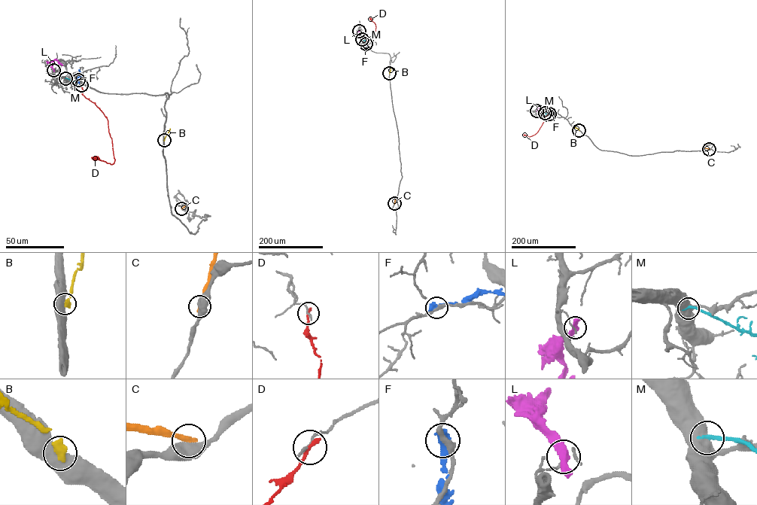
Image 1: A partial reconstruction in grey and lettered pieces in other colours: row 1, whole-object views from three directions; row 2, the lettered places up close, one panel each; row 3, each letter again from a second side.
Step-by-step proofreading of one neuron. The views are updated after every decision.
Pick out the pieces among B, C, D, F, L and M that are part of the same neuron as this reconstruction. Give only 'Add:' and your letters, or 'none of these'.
Add: none of these

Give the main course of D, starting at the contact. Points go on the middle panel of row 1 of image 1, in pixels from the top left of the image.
D: (366, 41), (375, 32), (375, 24), (369, 18)

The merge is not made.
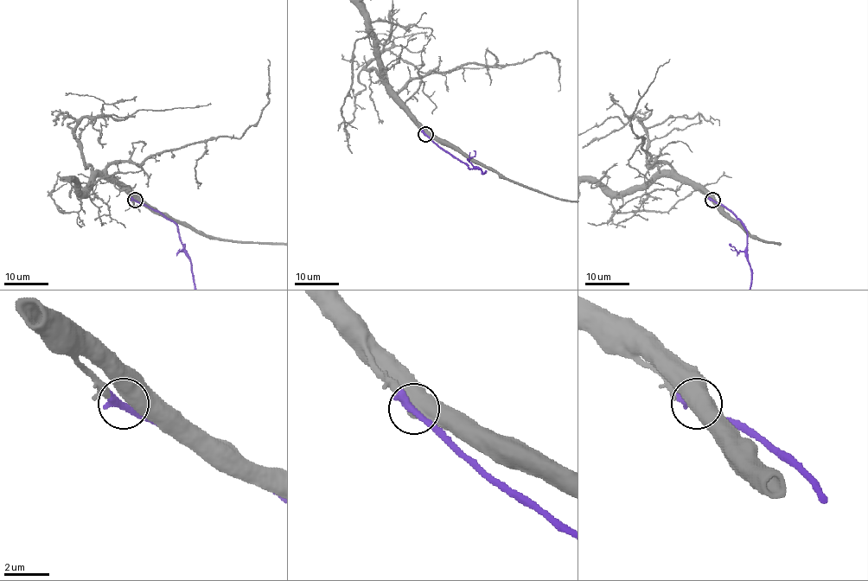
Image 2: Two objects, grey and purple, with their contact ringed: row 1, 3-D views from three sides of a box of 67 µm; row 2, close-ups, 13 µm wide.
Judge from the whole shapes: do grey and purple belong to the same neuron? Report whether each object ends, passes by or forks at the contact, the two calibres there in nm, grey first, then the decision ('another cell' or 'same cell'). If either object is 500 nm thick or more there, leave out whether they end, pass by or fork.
600 nm thick on the grey side, 460 nm on the other; same cell

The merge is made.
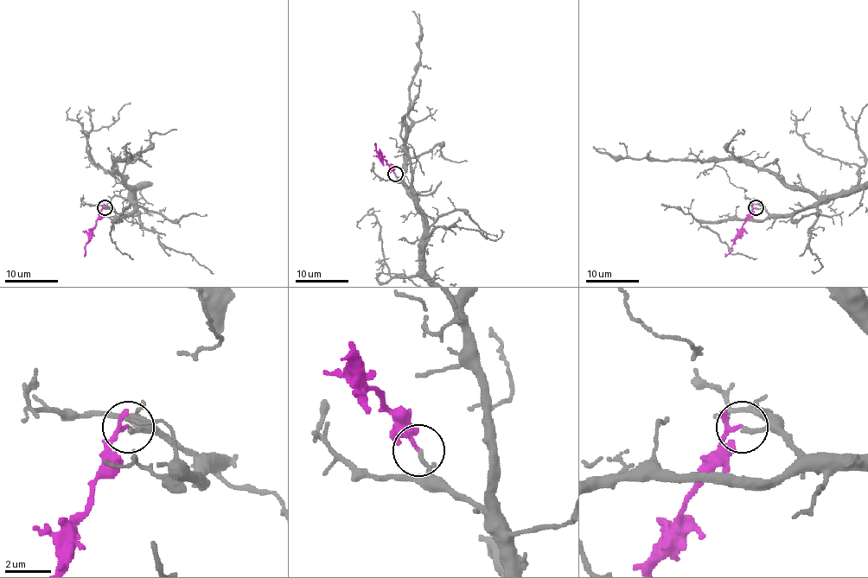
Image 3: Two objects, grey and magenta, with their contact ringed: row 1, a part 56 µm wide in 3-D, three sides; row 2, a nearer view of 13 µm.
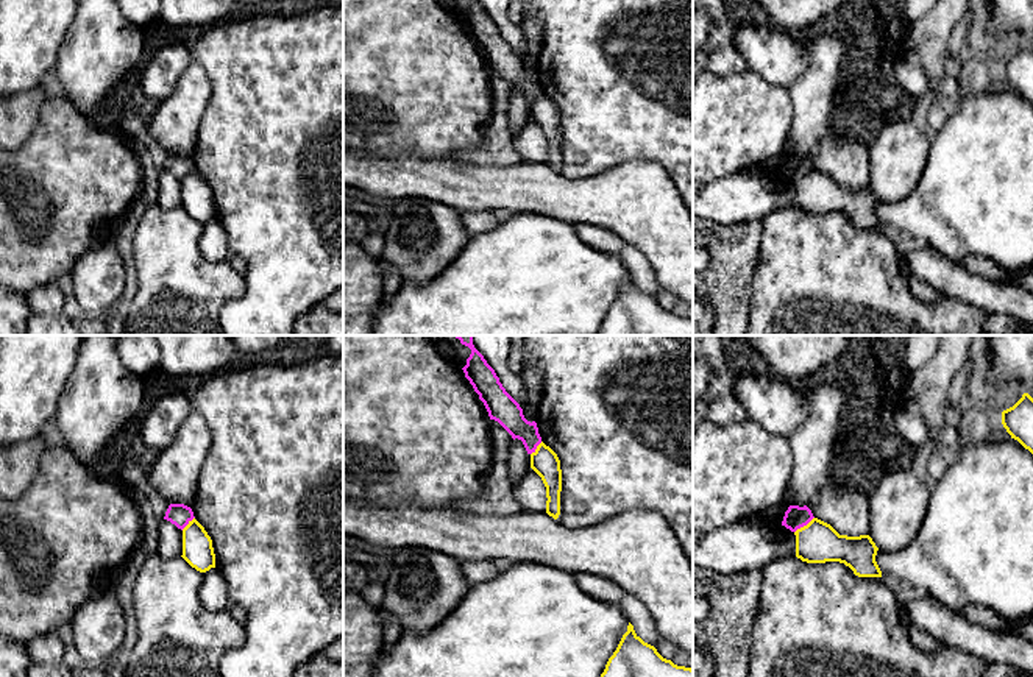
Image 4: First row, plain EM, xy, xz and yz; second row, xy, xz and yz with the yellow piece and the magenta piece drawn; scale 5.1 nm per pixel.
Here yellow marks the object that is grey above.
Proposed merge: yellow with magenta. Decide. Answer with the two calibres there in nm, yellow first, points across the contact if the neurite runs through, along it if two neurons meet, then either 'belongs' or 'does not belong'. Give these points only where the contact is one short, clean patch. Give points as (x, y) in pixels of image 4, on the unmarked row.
220/120 nm | along yz (813, 167), (795, 183) | does not belong

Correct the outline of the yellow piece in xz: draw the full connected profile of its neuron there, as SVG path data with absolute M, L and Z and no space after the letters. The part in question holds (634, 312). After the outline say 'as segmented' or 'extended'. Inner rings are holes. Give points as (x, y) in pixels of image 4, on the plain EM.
M629 273L596 335L693 335L693 320L663 309Z; as segmented

